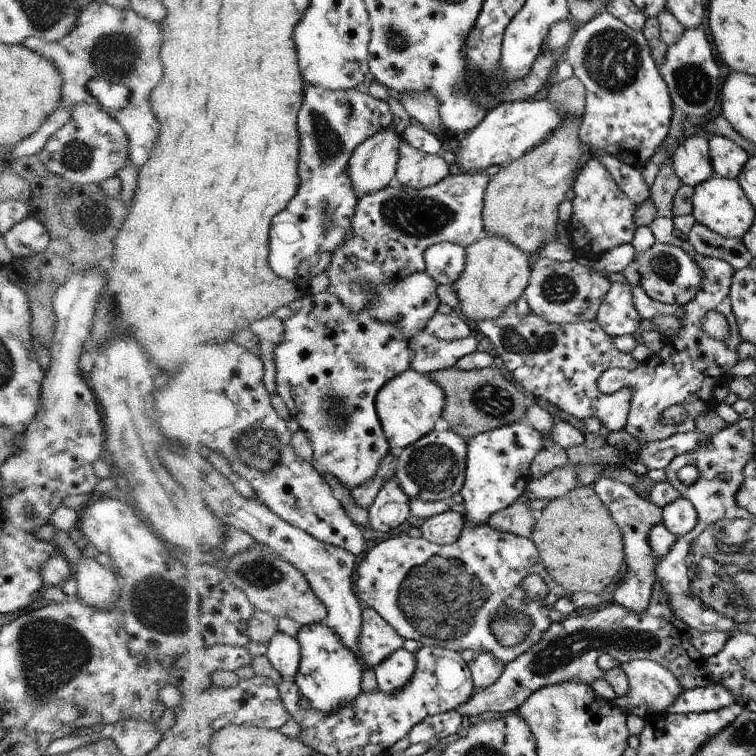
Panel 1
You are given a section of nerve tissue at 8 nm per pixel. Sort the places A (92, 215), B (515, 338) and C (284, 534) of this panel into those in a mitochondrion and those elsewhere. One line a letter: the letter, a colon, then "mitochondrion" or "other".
A: mitochondrion
B: mitochondrion
C: other

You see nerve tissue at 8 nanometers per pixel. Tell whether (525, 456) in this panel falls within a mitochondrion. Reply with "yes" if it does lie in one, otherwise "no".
no

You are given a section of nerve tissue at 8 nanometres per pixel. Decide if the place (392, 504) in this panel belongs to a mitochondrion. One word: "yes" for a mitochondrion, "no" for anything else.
no

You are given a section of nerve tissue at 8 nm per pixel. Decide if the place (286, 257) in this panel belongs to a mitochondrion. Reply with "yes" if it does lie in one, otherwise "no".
no

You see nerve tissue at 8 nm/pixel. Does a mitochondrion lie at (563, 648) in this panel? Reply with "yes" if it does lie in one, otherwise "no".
yes

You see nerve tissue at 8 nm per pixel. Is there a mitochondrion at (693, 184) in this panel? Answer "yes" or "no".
no

